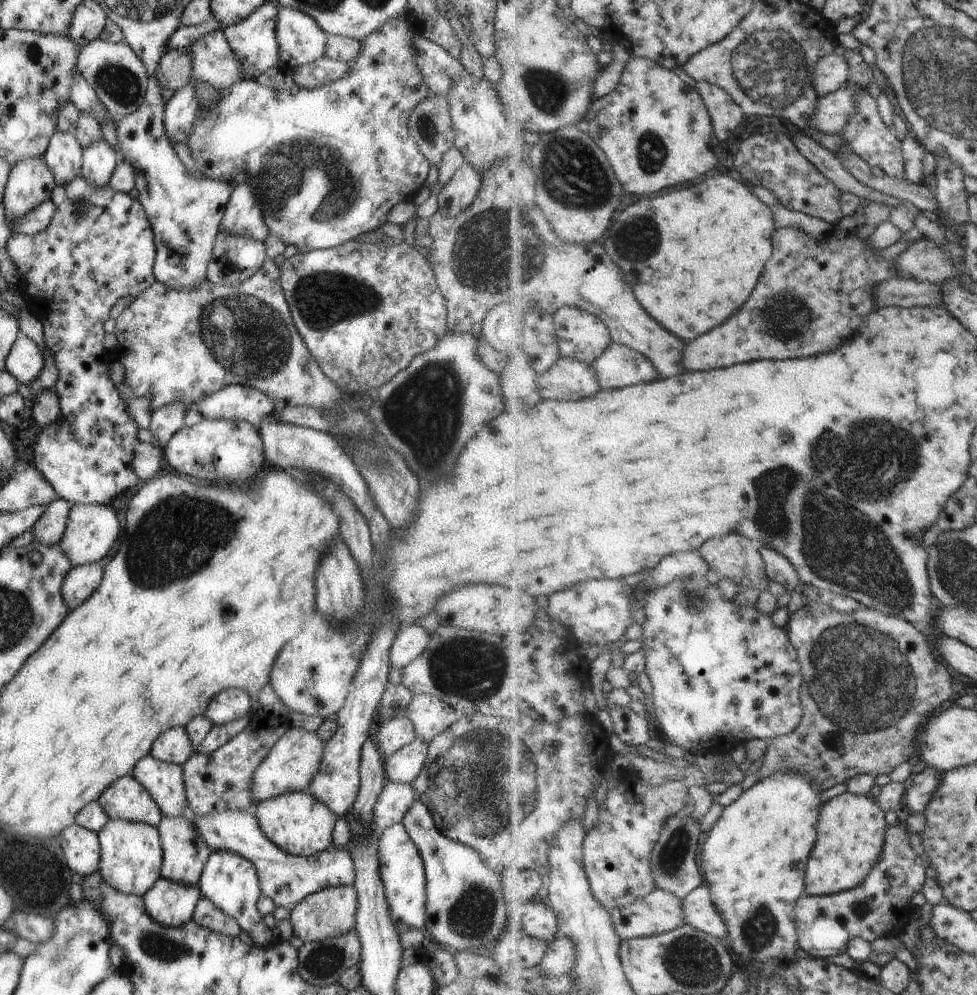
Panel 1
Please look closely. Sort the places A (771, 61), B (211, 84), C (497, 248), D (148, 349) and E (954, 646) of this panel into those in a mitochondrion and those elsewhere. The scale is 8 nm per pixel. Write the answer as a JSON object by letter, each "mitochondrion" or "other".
{"A":"mitochondrion","B":"other","C":"mitochondrion","D":"other","E":"other"}

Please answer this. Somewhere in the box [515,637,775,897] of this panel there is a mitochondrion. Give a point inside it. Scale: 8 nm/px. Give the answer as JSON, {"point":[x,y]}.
{"point":[675,852]}

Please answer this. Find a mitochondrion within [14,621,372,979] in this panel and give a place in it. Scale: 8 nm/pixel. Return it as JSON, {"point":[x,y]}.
{"point":[159,946]}

